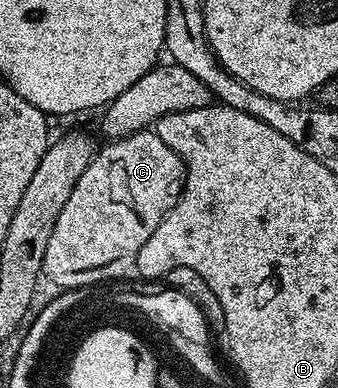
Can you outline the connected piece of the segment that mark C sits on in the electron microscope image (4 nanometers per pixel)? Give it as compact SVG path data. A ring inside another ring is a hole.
M144 131L134 133L128 137L120 137L107 143L107 146L100 148L95 156L91 158L89 167L85 167L85 172L81 175L81 179L77 179L77 187L73 187L73 192L69 195L69 200L65 202L65 207L61 207L61 215L57 215L57 223L53 223L53 235L49 235L49 243L45 246L45 259L43 260L42 276L47 277L58 288L63 291L79 291L82 285L95 285L98 281L106 281L111 283L124 275L130 274L135 267L135 260L141 251L141 247L145 247L145 239L149 239L149 235L153 235L153 231L157 231L157 227L161 223L161 219L165 219L165 215L178 203L179 198L183 196L183 185L187 181L187 169L183 166L183 161L173 151L173 147L169 147L169 143L164 143L154 131Z

